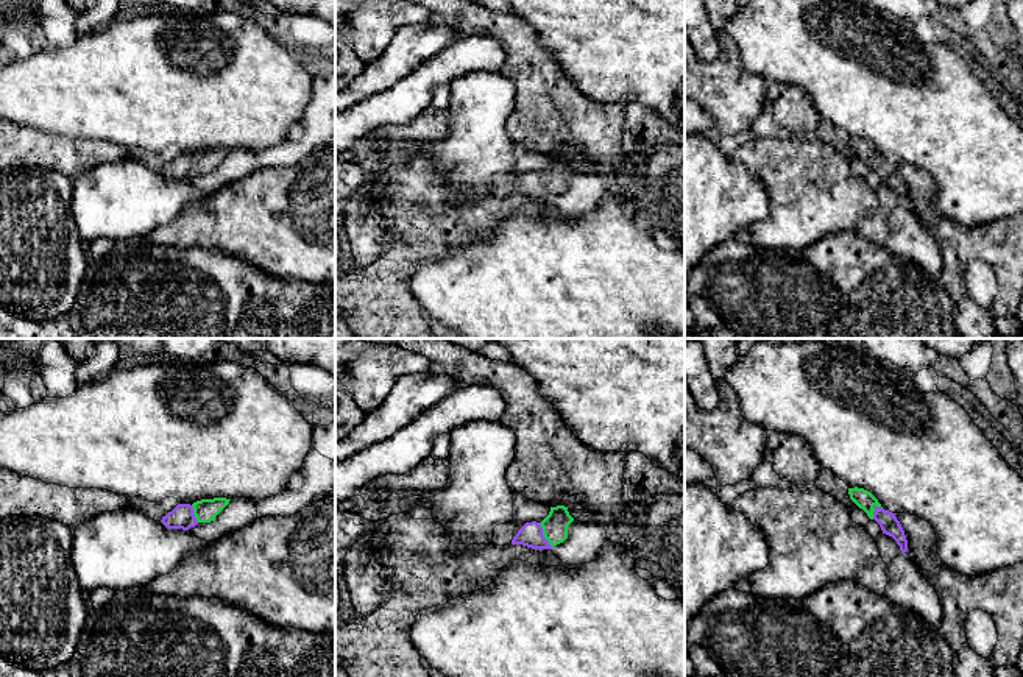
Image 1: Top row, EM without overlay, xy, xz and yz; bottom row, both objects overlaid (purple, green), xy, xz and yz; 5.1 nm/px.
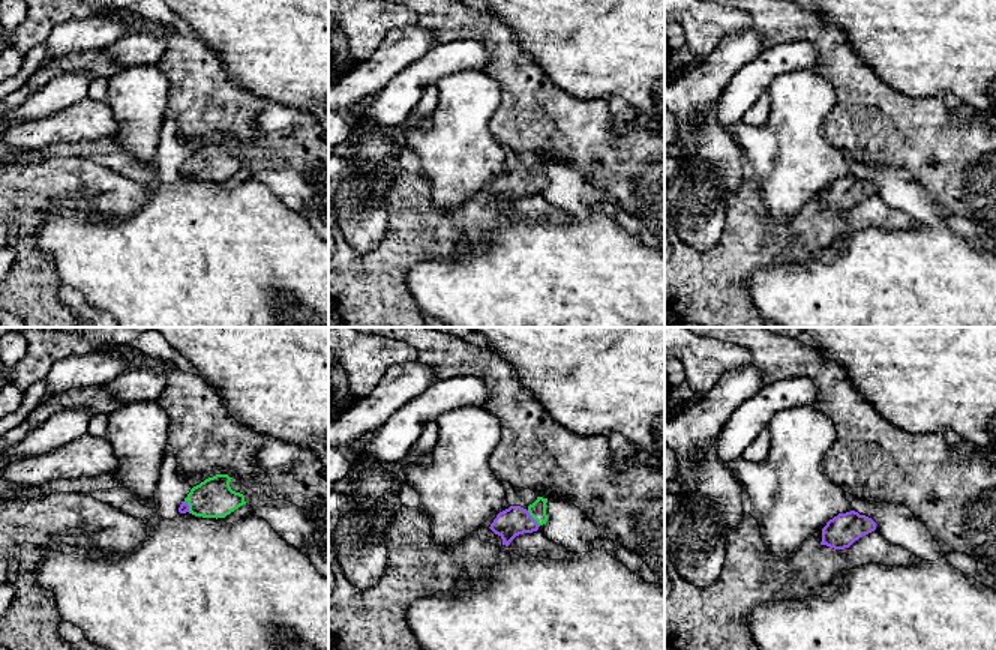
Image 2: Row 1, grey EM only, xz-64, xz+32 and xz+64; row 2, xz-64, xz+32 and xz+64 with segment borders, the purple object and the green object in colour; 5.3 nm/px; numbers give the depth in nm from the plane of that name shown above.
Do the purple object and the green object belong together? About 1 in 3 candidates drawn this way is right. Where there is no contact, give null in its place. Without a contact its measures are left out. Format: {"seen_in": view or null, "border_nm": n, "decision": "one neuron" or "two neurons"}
{"seen_in": "xz", "border_nm": 140, "decision": "one neuron"}

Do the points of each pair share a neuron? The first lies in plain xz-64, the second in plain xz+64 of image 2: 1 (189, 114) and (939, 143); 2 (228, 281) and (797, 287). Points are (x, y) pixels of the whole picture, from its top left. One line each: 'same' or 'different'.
1: same
2: same

